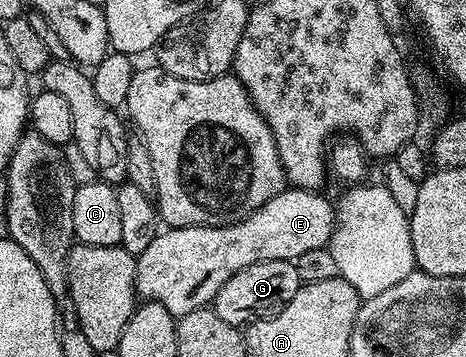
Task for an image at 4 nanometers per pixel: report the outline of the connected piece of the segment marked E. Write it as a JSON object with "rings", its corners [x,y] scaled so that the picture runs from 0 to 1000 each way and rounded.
{"rings":[[[622,524],[567,574],[543,583],[530,613],[487,636],[436,630],[341,644],[335,675],[292,717],[288,812],[307,840],[352,854],[365,882],[401,882],[412,866],[457,852],[472,798],[481,798],[498,765],[532,754],[532,742],[586,725],[631,731],[665,697],[700,692],[717,650],[719,588],[719,571],[706,569],[691,541]]]}

